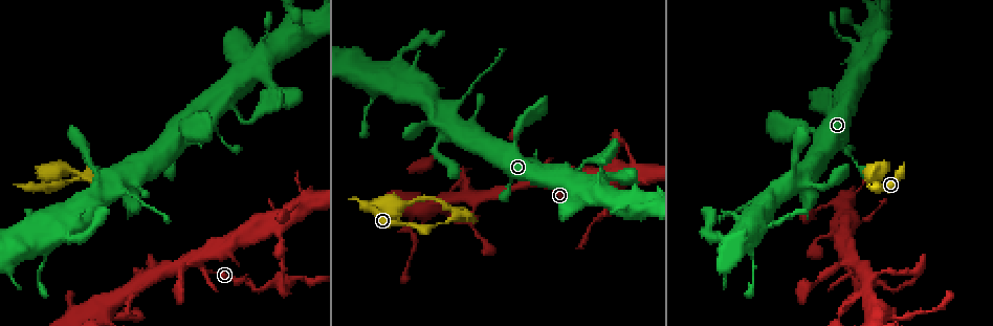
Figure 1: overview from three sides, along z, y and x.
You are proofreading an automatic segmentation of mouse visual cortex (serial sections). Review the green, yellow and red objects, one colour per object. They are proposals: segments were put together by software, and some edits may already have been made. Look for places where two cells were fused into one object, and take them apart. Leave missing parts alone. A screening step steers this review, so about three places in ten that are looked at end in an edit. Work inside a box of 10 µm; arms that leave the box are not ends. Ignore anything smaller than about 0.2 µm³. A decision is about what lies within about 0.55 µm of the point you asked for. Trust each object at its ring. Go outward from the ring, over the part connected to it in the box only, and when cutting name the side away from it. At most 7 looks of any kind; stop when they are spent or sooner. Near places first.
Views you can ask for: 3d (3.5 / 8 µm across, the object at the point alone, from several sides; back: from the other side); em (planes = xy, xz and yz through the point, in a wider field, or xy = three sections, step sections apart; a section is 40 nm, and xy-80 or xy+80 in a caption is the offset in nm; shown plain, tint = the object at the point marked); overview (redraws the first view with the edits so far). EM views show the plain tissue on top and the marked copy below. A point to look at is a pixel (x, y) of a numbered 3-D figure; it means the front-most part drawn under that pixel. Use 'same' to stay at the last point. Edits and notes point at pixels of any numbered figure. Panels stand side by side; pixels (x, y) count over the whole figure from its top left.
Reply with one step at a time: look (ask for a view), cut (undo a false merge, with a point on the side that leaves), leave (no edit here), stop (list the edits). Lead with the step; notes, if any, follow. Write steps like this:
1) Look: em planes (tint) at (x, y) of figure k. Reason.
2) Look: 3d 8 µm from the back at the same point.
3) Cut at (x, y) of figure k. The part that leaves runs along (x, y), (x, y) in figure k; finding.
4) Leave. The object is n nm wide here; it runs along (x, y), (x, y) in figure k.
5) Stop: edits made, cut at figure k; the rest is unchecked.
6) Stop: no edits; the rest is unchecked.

Look: 3d 3.5 µm at (350, 71) of figure 1.

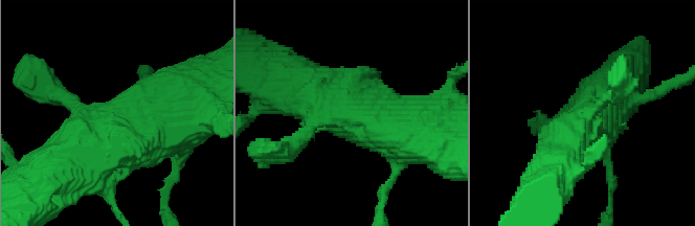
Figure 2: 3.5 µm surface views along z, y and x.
Look: em xy step 5 (tint) at (357, 119) of figure 2.

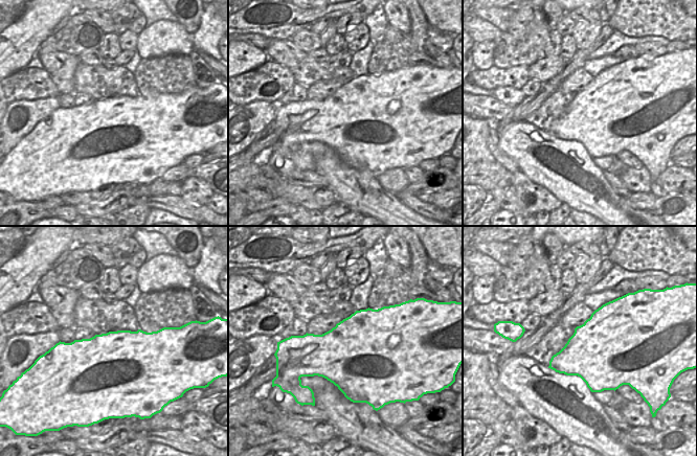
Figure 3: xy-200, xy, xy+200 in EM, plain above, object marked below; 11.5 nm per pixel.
Leave. It runs along (182, 110), (151, 126), (89, 119), (80, 100) in figure 2; one cell here.

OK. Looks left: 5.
Look: 3d 3.5 µm at (452, 217) of figure 1. Sharp bend.

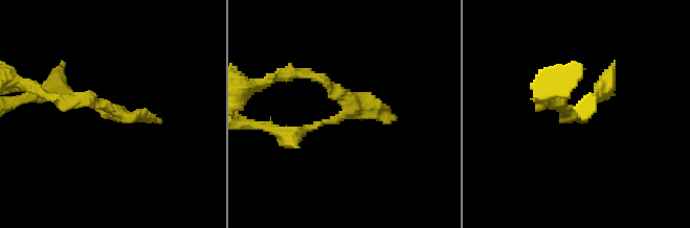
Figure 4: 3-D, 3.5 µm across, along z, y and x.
Look: em xy step 3 (tint) at (577, 115) of figure 4.

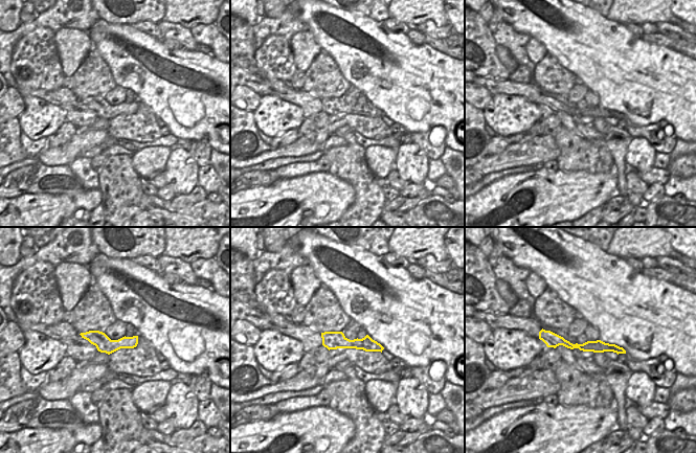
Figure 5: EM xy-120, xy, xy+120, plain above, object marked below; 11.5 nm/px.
Look: em xy step 2 (tint) at the same point. Cut it another way.

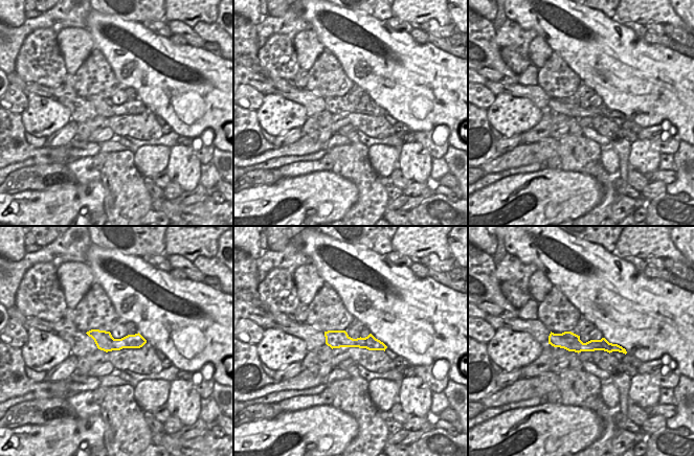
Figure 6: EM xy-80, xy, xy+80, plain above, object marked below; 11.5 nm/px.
Cut at (327, 83) of figure 4. The part that leaves runs along (349, 112), (319, 77), (271, 80) in figure 4; two cells meet here.

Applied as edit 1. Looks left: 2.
Look: 3d 8 µm at (194, 264) of figure 1. Abrupt turn.

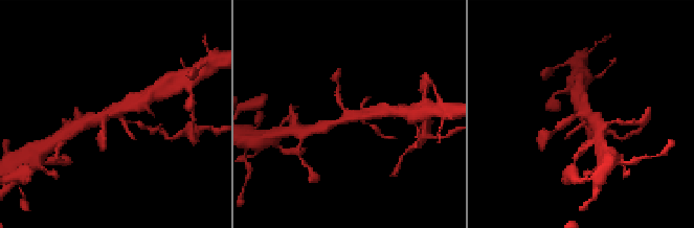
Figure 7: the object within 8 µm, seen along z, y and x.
Look: 3d 3.5 µm at the same point. Zoom in.

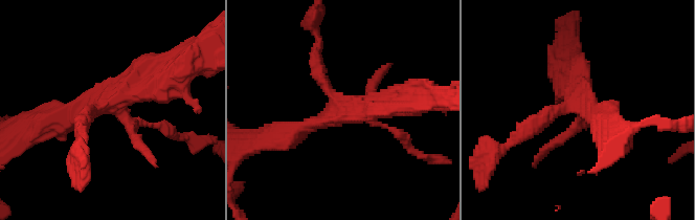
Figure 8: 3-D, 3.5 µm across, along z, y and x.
Leave. It runs along (395, 131), (340, 109), (283, 136) in figure 8; one cell here.

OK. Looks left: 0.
Stop: edits made, cut at figure 4; the rest is unchecked.

